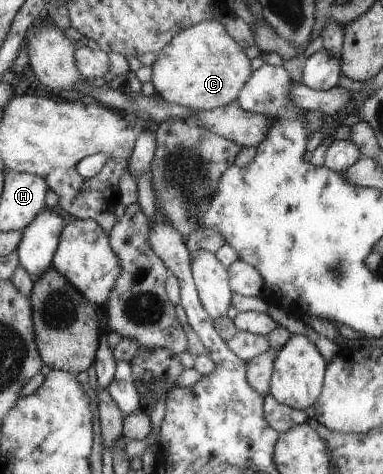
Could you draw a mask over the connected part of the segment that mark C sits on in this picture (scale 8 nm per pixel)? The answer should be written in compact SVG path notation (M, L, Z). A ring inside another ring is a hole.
M202 20L176 33L155 56L150 76L155 93L168 103L196 112L224 107L232 100L236 101L250 75L248 57L216 20Z

